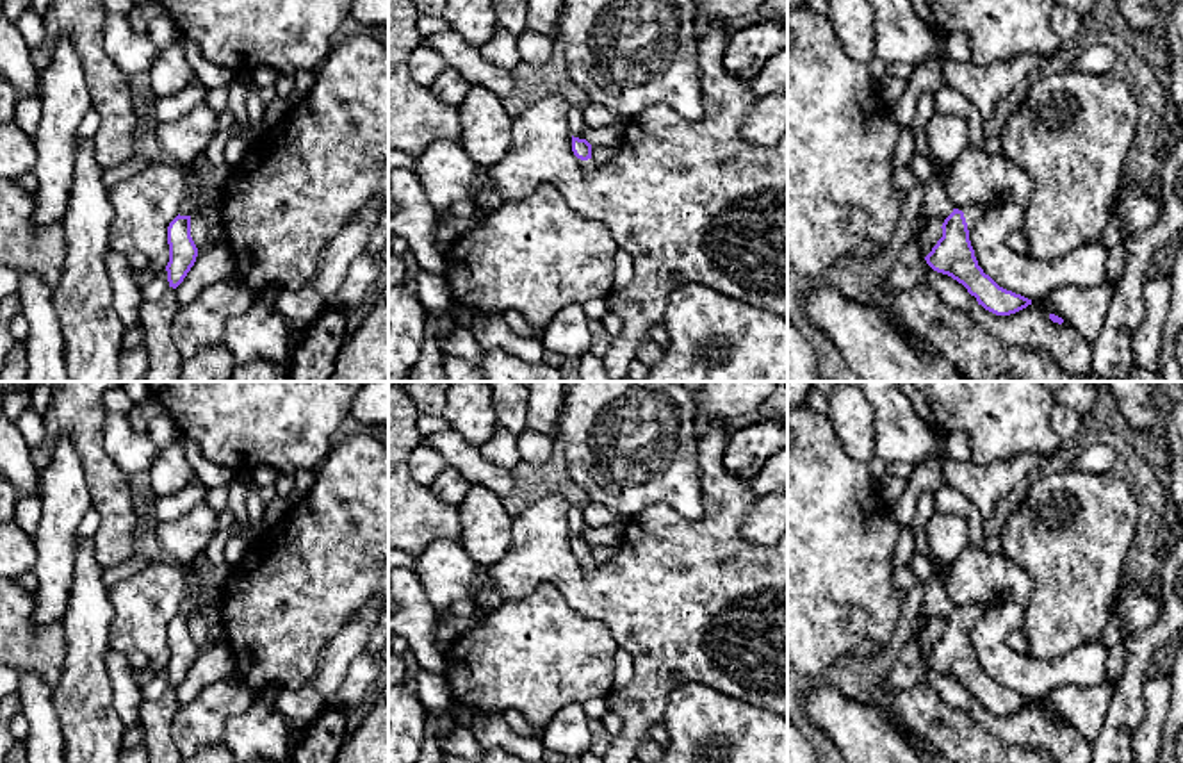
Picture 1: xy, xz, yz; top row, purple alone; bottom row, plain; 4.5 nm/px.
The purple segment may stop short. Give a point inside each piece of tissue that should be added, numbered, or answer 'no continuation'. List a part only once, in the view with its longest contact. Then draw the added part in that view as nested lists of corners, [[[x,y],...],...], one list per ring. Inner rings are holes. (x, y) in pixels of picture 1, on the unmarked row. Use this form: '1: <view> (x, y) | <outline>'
1: yz (971, 612) | [[[973,603],[973,604],[967,604],[967,606],[959,606],[959,610],[964,611],[964,617],[966,617],[966,622],[967,622],[967,629],[971,629],[975,626],[975,622],[985,611],[985,606],[982,603]]]

